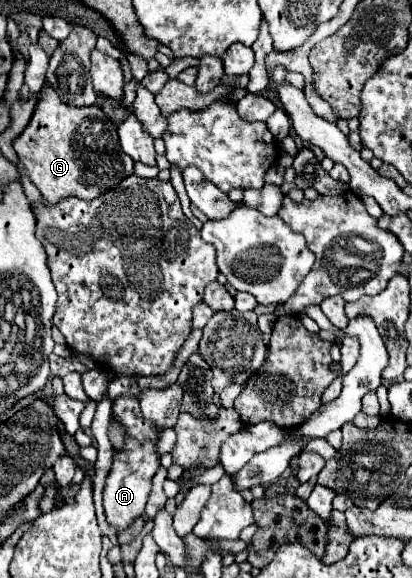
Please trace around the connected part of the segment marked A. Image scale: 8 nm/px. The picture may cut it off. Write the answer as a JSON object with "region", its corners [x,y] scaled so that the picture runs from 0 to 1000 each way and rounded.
{"region":[[[291,683],[272,694],[272,728],[301,739],[306,763],[291,780],[277,780],[272,808],[257,822],[248,860],[252,860],[252,888],[262,908],[277,919],[301,919],[325,894],[340,894],[350,888],[359,853],[369,843],[369,825],[388,808],[388,784],[379,773],[388,746],[369,728],[359,728],[345,718],[335,687],[316,687],[316,683]]]}

